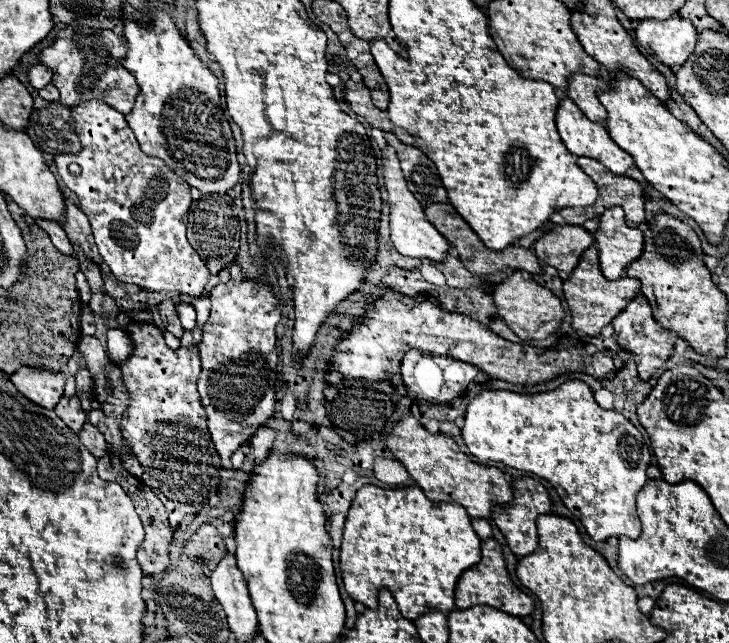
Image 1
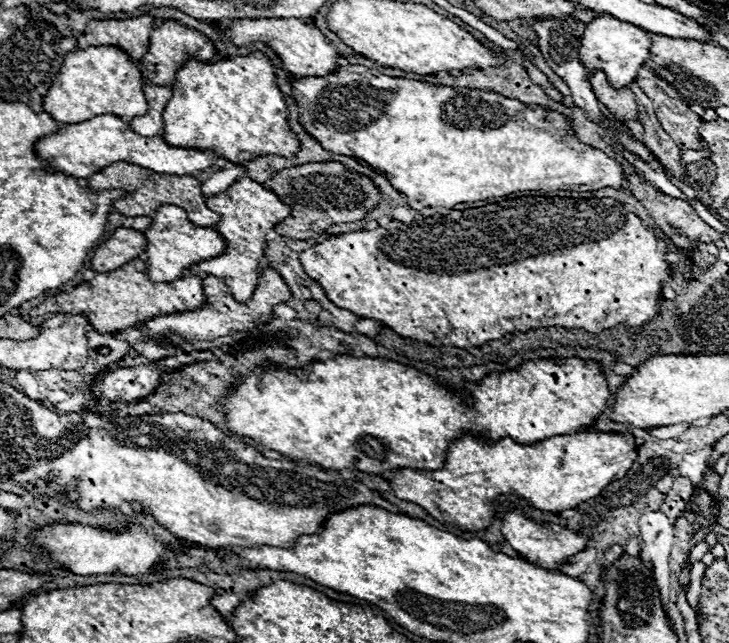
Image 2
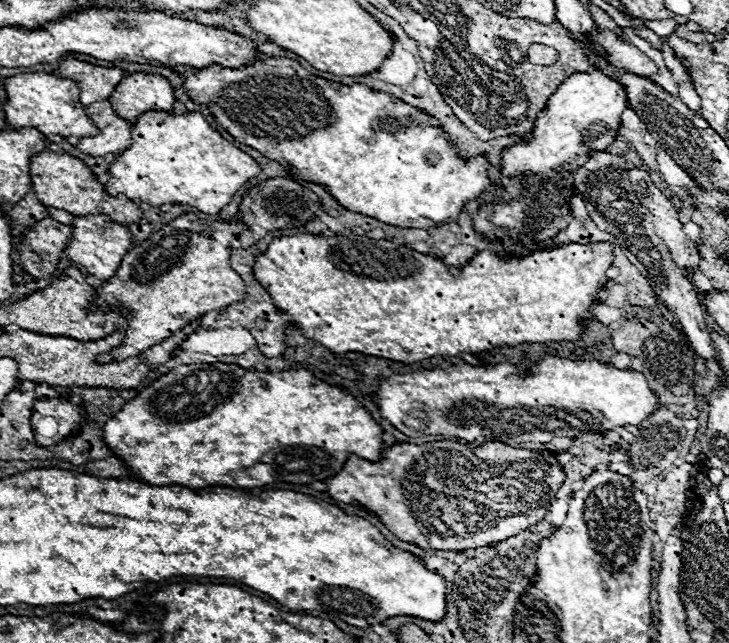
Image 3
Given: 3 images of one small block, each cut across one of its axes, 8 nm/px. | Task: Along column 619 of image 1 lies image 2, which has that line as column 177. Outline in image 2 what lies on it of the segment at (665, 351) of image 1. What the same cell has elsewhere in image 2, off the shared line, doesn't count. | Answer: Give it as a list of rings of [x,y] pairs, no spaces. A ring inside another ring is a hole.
[[[266,266],[260,278],[258,288],[254,290],[252,298],[244,302],[236,302],[234,296],[230,296],[230,288],[226,288],[226,282],[218,280],[216,276],[206,276],[204,278],[204,288],[206,288],[206,300],[208,306],[196,312],[182,312],[182,314],[172,314],[172,316],[158,316],[148,320],[144,326],[150,328],[152,336],[160,336],[172,344],[180,344],[182,336],[226,336],[232,330],[252,330],[258,324],[266,324],[274,316],[274,306],[280,302],[288,302],[292,296],[292,290],[284,282],[284,278],[272,268]]]

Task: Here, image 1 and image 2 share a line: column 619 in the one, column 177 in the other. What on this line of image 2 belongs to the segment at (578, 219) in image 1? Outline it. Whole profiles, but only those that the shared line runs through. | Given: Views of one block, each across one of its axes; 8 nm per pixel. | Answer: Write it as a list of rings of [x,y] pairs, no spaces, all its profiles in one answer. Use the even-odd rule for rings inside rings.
[[[116,162],[108,168],[104,168],[102,172],[94,174],[88,178],[88,186],[92,190],[104,190],[104,188],[120,188],[126,186],[128,194],[120,200],[114,202],[114,208],[126,216],[152,216],[156,214],[156,208],[162,204],[172,204],[172,206],[180,206],[188,212],[190,220],[196,226],[214,226],[216,220],[222,220],[222,216],[218,216],[216,212],[212,212],[210,208],[206,208],[206,198],[202,194],[200,188],[200,180],[194,176],[174,176],[174,174],[160,174],[136,164],[128,164],[128,162]]]

